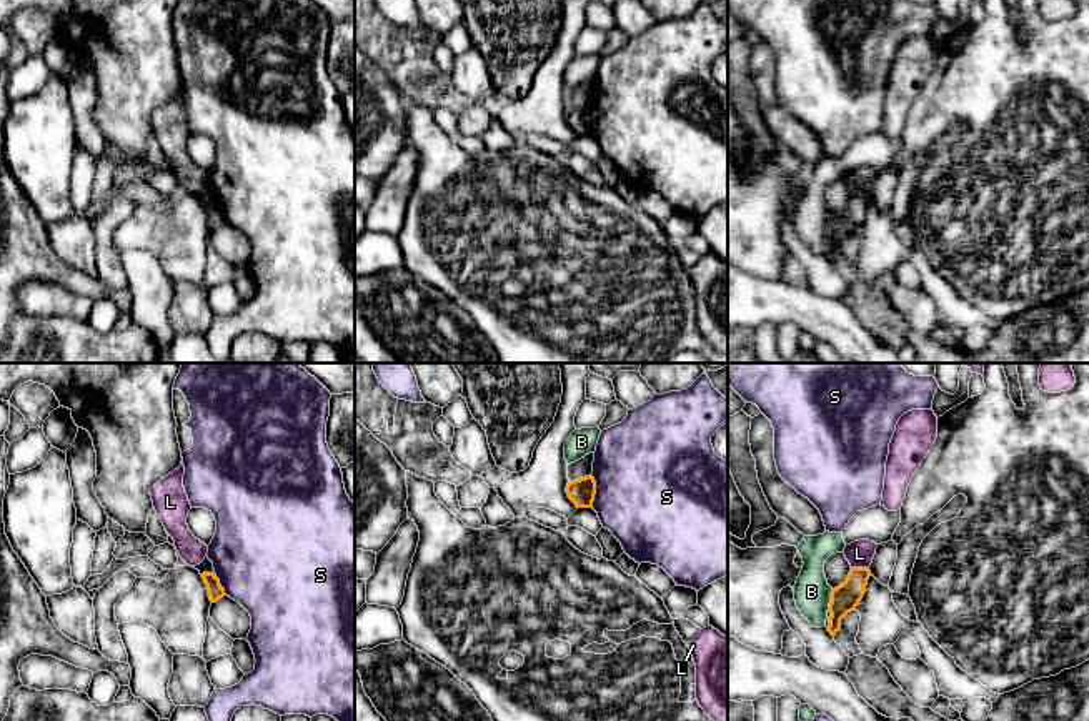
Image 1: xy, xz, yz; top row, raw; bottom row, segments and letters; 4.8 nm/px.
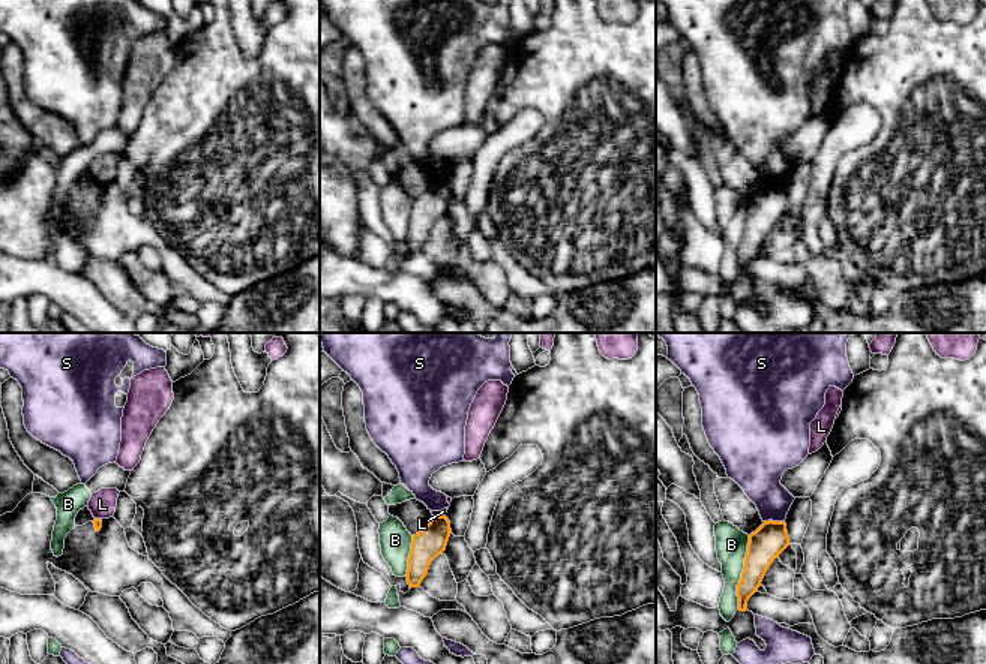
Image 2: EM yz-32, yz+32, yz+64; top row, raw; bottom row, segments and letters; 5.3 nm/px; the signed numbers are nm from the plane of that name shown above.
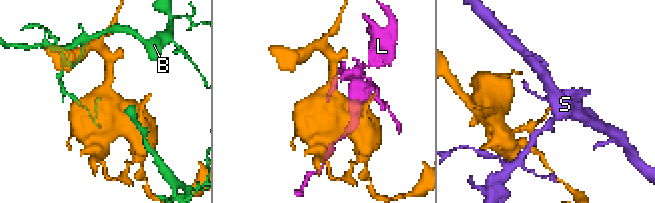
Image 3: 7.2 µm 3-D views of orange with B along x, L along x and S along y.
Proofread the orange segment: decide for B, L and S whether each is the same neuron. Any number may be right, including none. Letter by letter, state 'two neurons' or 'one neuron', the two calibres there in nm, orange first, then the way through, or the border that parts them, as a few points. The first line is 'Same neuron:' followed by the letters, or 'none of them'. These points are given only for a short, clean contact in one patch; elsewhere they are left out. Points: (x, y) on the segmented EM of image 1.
Same neuron: none of them
B: two neurons; calibres 140 and 180 nm
L: two neurons; calibres 140 and 130 nm; border yz (851, 566), (865, 566), (868, 570)
S: two neurons; calibres 130 and 500 nm

